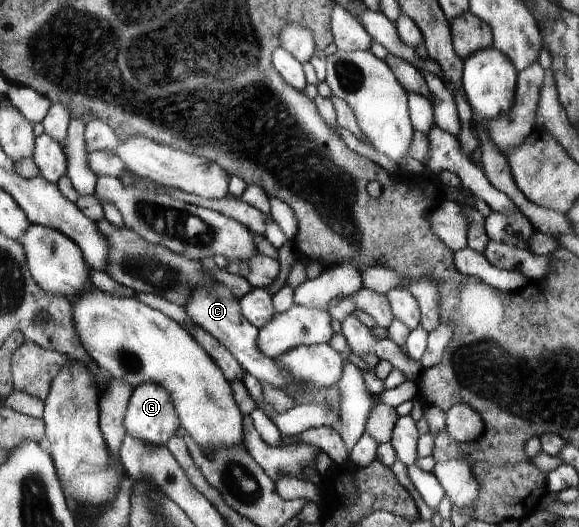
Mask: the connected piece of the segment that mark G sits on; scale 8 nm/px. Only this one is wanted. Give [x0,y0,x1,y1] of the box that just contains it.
[124,381,182,446]

